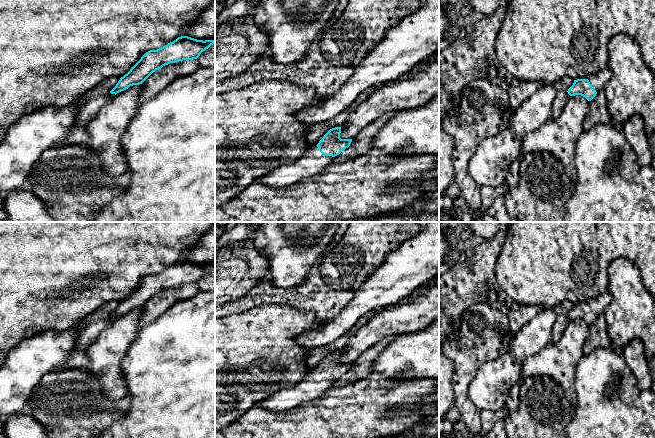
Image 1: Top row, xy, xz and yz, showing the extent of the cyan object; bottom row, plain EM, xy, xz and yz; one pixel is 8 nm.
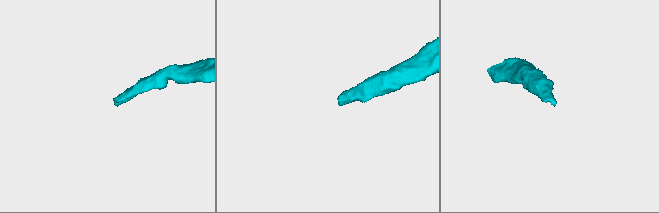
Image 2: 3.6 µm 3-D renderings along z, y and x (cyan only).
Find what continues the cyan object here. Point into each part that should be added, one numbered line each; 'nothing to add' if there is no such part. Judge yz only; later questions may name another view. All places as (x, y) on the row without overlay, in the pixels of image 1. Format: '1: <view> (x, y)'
1: yz (598, 305)

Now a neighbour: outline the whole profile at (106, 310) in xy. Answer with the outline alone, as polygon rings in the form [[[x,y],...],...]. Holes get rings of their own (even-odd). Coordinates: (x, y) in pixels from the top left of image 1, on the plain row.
[[[116,300],[109,301],[75,326],[76,343],[74,349],[69,358],[57,370],[86,368],[89,365],[87,349],[97,336],[115,320],[110,315],[119,304],[120,302]]]

